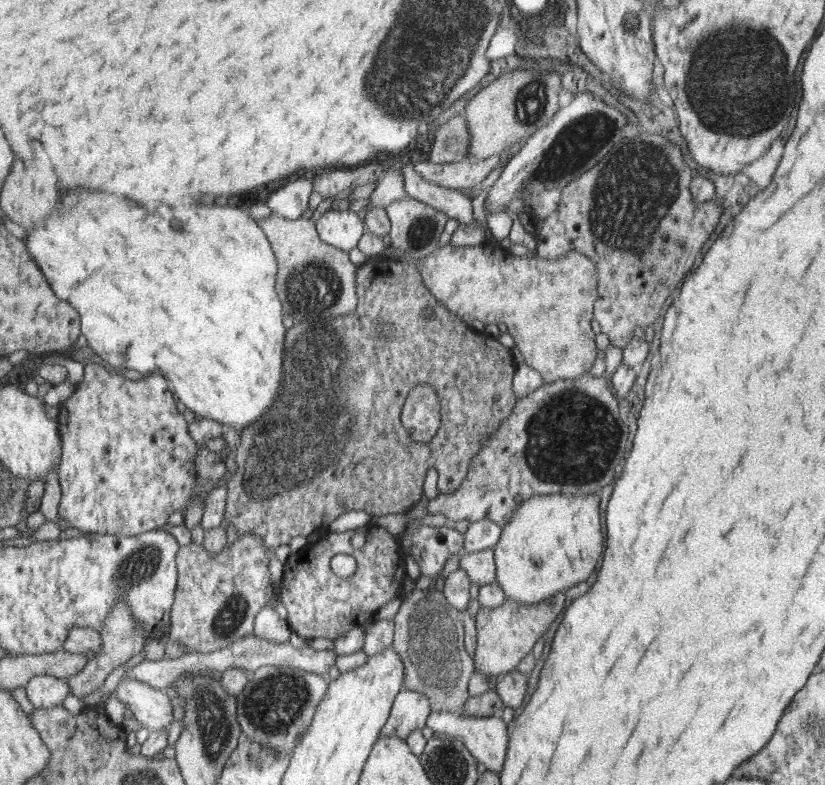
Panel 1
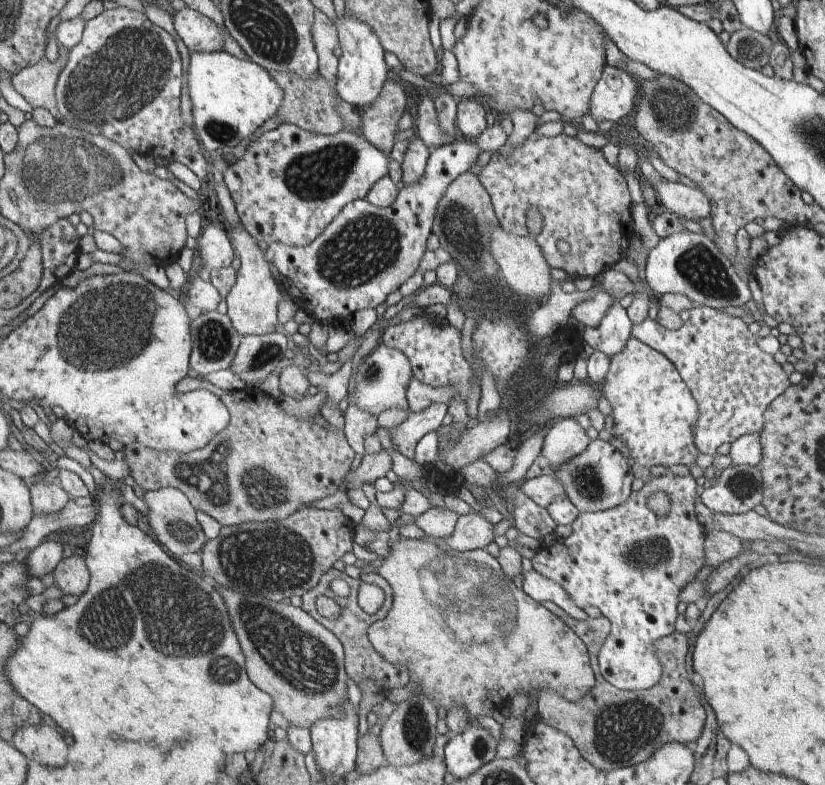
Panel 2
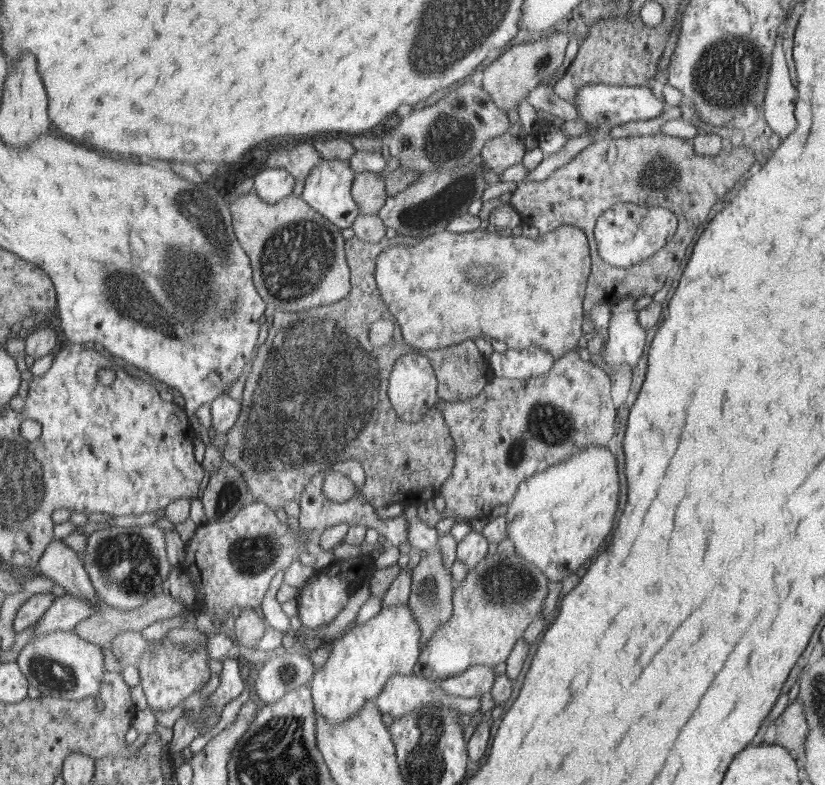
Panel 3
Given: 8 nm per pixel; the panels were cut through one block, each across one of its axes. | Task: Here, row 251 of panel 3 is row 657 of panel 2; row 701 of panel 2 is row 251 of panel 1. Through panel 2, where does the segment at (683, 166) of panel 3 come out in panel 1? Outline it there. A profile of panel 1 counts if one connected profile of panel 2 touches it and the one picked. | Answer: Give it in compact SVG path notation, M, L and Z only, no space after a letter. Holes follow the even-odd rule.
M650 129L642 131L637 137L626 137L615 144L611 151L600 162L597 162L590 171L586 171L580 178L562 187L560 200L552 209L552 213L546 217L540 231L535 234L538 244L537 252L540 258L546 260L559 259L572 250L583 253L596 262L596 270L599 272L599 295L595 300L596 322L600 324L601 332L609 336L611 343L622 348L622 350L632 342L632 339L636 338L636 332L640 332L640 328L646 330L654 322L662 320L665 315L662 314L662 308L666 308L666 313L668 313L670 302L678 296L681 284L684 284L684 280L687 280L688 276L692 276L692 272L700 267L706 254L705 250L712 244L712 237L715 236L716 228L719 227L720 219L723 218L724 204L720 203L720 199L714 198L696 203L696 198L692 194L692 180L696 178L696 175L696 170L688 165L688 156L684 156L684 148L680 148L680 144L676 144L676 140L671 140L671 137L663 134L656 134Z

